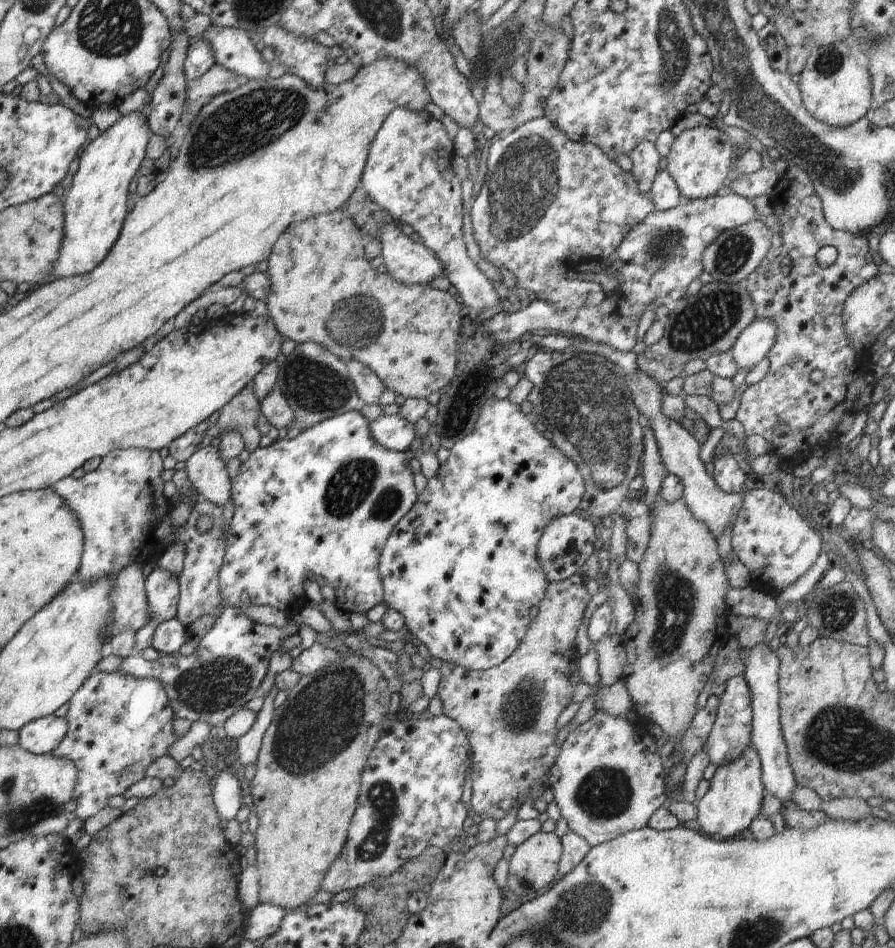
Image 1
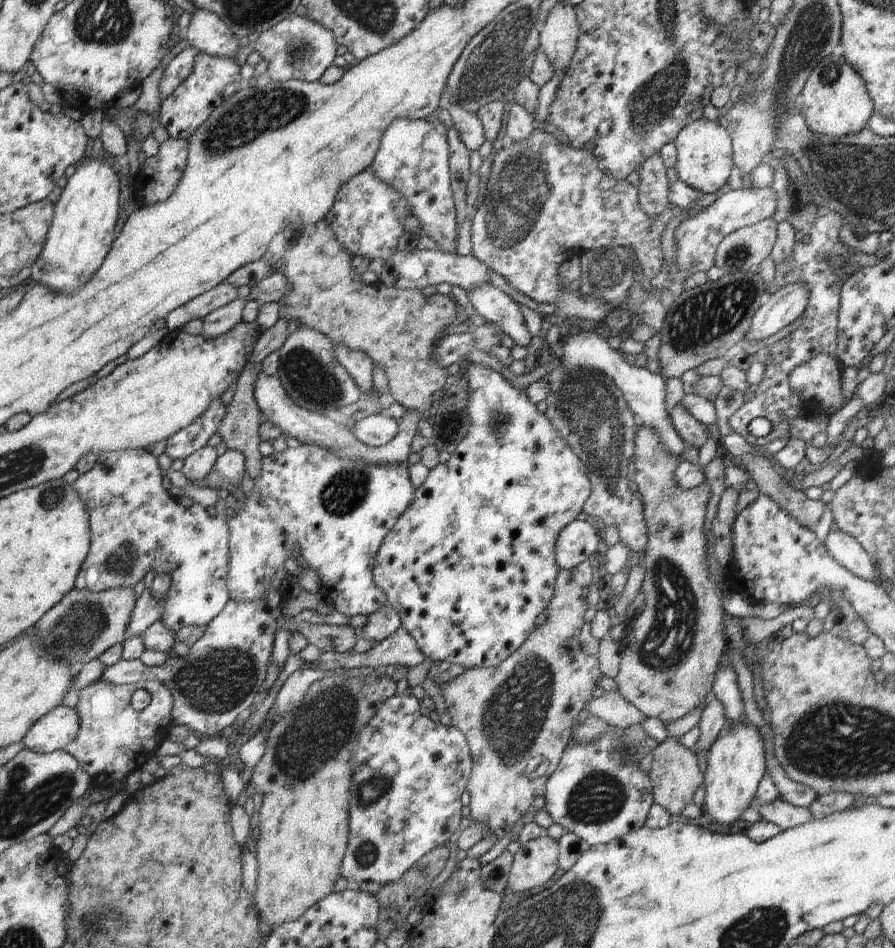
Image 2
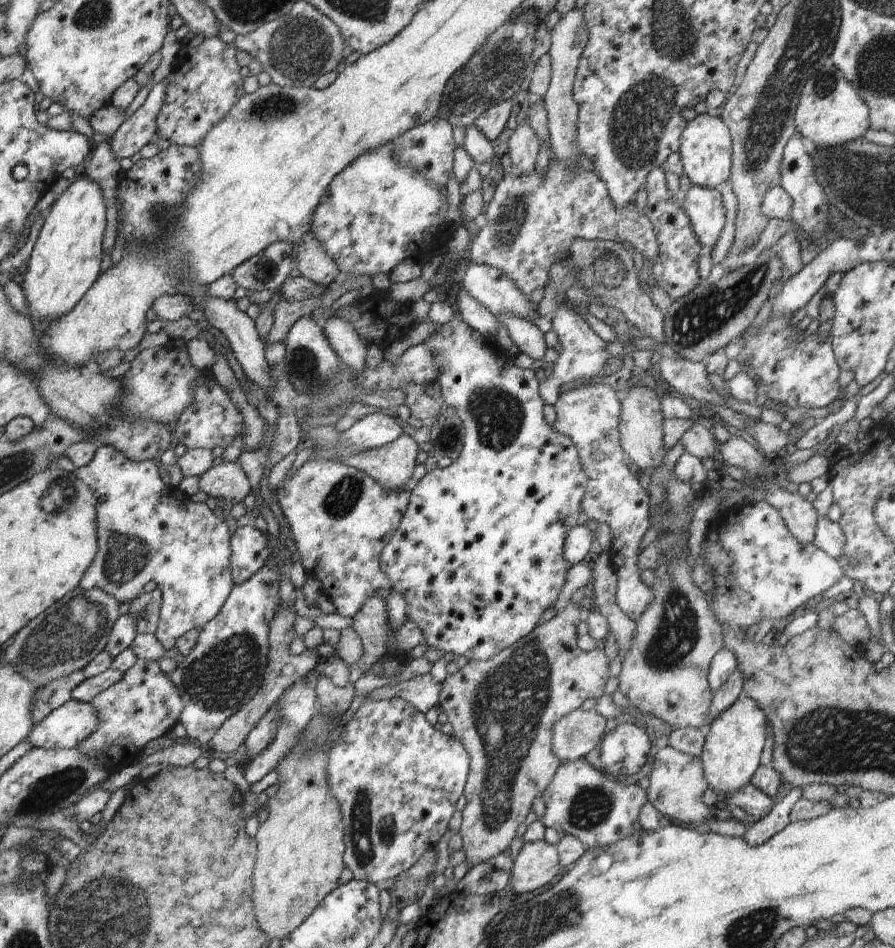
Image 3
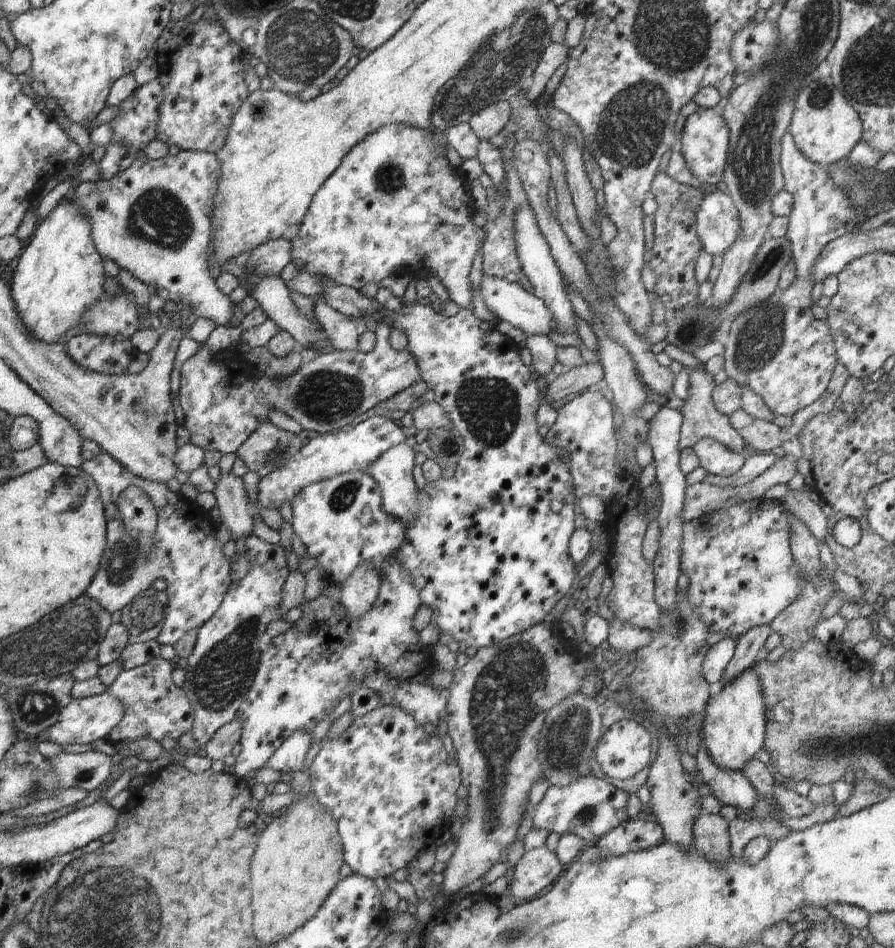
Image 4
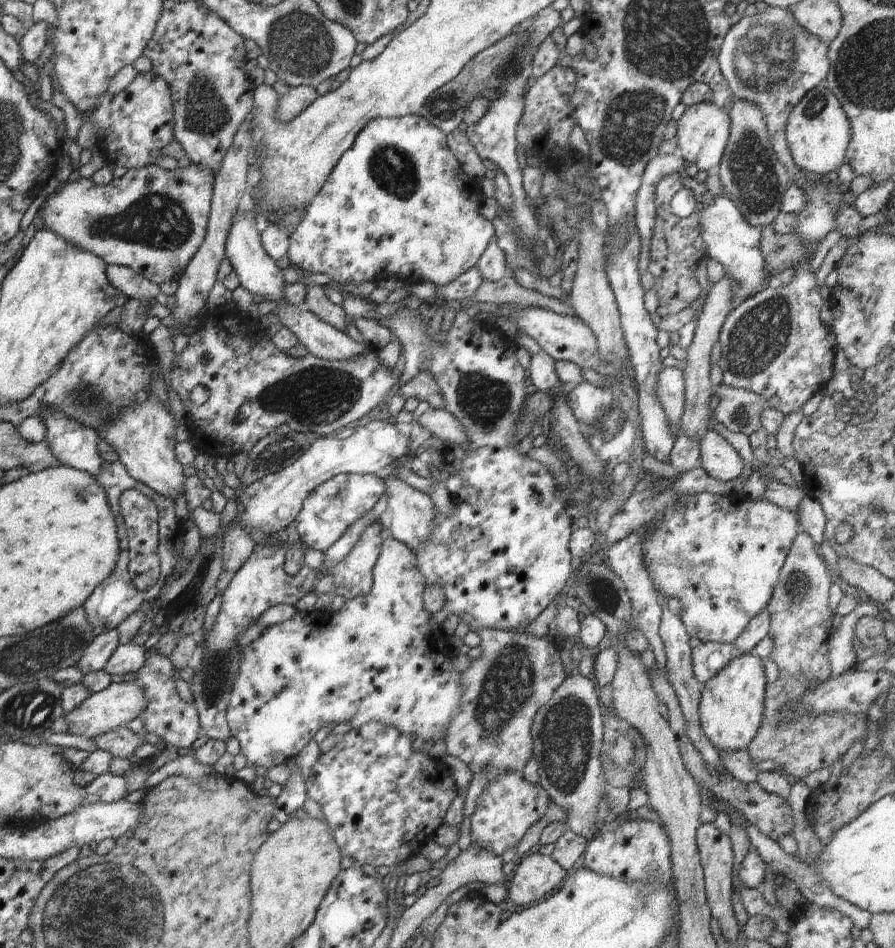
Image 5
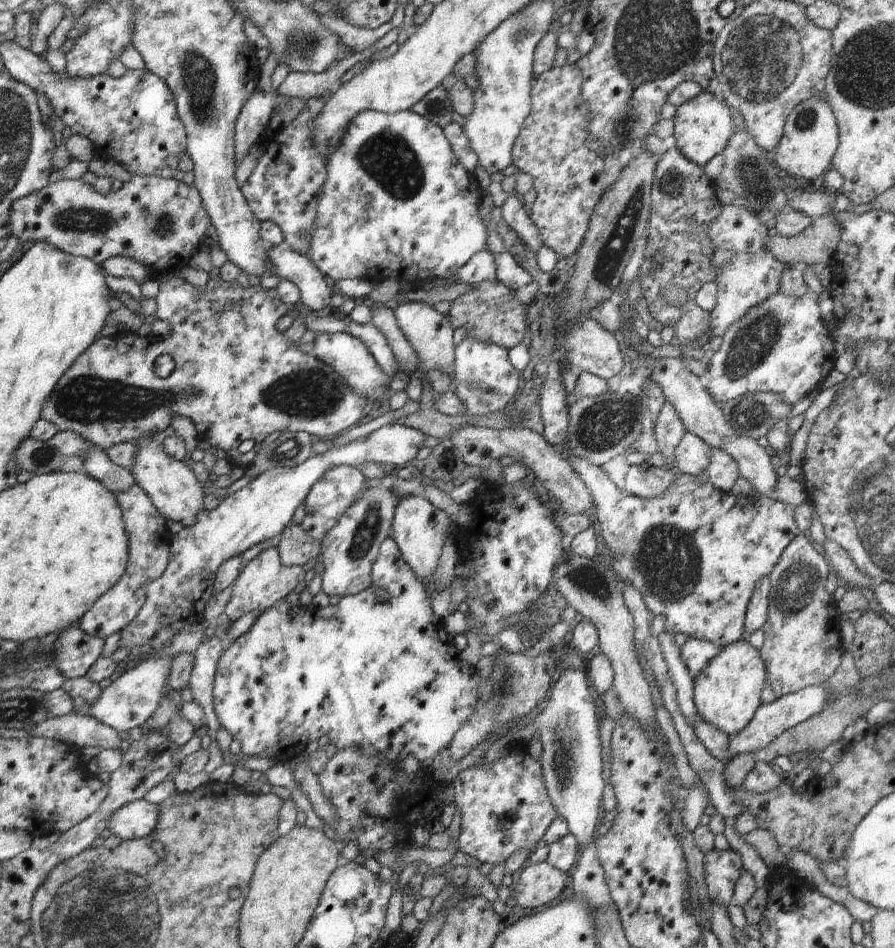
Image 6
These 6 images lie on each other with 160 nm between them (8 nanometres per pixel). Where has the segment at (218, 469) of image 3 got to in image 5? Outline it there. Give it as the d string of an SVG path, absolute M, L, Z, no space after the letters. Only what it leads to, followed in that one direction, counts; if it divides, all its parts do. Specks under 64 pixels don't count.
M230 524L223 534L223 569L236 572L248 560L257 540L243 529L243 525Z

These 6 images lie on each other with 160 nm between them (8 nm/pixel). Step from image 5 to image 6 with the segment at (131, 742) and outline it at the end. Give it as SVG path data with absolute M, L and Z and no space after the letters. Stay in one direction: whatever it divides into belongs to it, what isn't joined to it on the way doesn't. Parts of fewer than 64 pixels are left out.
M70 711L63 717L49 718L35 724L29 734L34 737L64 741L78 747L118 749L122 739L118 731L92 716Z

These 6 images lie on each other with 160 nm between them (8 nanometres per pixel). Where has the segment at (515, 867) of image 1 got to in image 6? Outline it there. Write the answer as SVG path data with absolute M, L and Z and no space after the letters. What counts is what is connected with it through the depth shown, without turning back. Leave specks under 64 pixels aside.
M548 861L528 863L516 876L512 898L531 912L542 910L560 900L568 874L554 868Z

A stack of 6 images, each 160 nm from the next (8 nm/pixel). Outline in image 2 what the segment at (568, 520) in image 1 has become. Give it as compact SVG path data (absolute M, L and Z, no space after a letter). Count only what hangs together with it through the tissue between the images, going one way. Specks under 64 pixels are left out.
M576 519L559 532L557 538L556 562L561 569L571 569L582 561L595 560L600 537L596 528Z

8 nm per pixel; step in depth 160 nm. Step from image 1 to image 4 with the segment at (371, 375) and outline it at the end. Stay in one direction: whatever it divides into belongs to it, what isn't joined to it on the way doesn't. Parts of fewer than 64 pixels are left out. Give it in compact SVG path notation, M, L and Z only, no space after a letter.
M316 297L313 309L315 320L327 334L333 350L355 351L358 348L358 338L368 330L364 319L342 314L319 297Z

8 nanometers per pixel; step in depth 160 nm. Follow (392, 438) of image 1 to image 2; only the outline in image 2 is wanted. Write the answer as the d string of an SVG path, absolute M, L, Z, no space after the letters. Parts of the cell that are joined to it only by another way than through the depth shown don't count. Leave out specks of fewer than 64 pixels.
M368 414L351 428L352 434L369 447L379 447L387 442L399 432L399 425L394 418L386 414Z

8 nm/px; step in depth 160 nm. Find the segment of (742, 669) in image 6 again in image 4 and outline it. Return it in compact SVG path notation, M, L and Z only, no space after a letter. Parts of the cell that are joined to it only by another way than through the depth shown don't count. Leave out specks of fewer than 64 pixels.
M750 668L737 674L733 681L725 682L720 691L711 695L700 732L702 742L716 766L740 771L750 759L757 757L765 737L765 712L761 682Z

